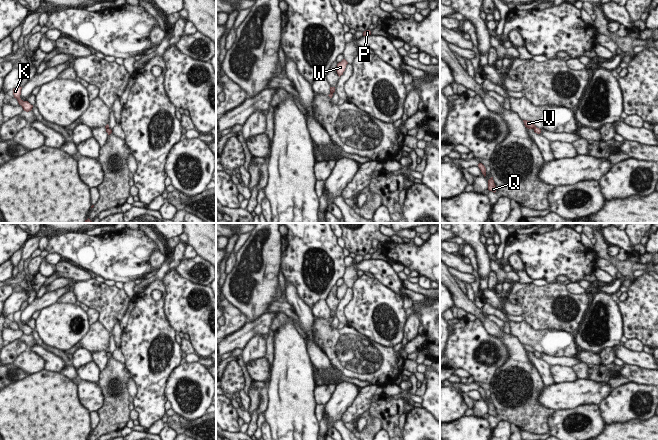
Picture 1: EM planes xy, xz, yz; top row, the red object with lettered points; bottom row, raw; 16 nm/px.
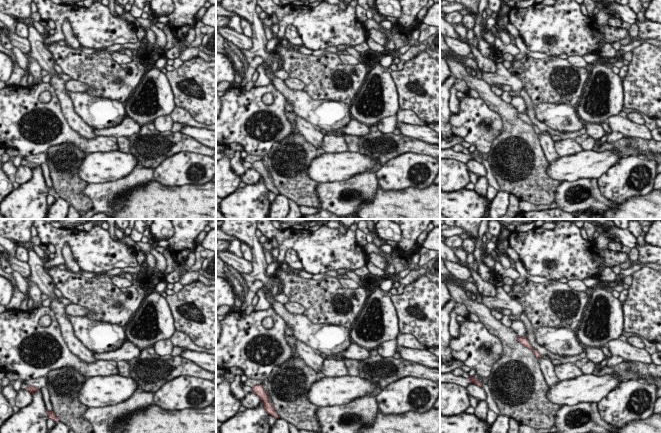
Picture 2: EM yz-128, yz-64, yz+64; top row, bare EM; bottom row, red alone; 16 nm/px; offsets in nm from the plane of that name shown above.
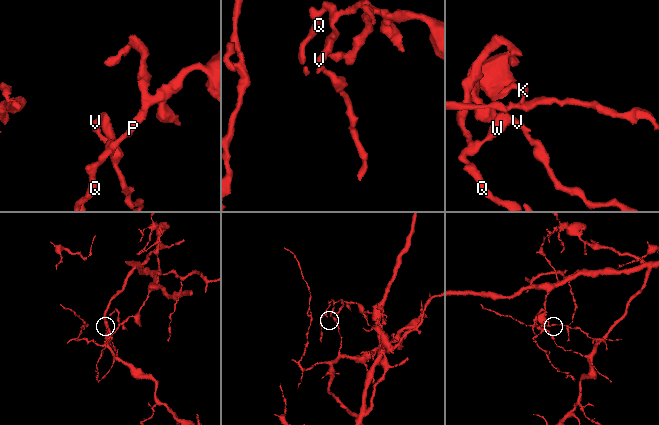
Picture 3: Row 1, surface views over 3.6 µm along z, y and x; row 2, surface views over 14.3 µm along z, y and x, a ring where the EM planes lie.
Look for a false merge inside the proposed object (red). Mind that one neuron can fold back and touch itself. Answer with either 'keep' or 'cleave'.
cleave

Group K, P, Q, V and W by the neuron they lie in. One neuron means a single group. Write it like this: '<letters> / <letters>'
K / P Q V W

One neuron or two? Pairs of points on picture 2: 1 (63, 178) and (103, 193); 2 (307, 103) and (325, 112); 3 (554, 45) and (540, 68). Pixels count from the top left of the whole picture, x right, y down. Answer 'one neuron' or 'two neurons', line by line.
1: two neurons
2: one neuron
3: two neurons

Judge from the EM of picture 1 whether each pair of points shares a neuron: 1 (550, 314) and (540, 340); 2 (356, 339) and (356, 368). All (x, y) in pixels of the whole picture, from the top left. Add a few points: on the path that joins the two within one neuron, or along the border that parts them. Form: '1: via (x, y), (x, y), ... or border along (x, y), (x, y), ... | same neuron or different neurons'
1: border along (525, 320), (534, 329), (557, 329), (567, 332) | different neurons
2: via (356, 346), (356, 361) | same neuron

